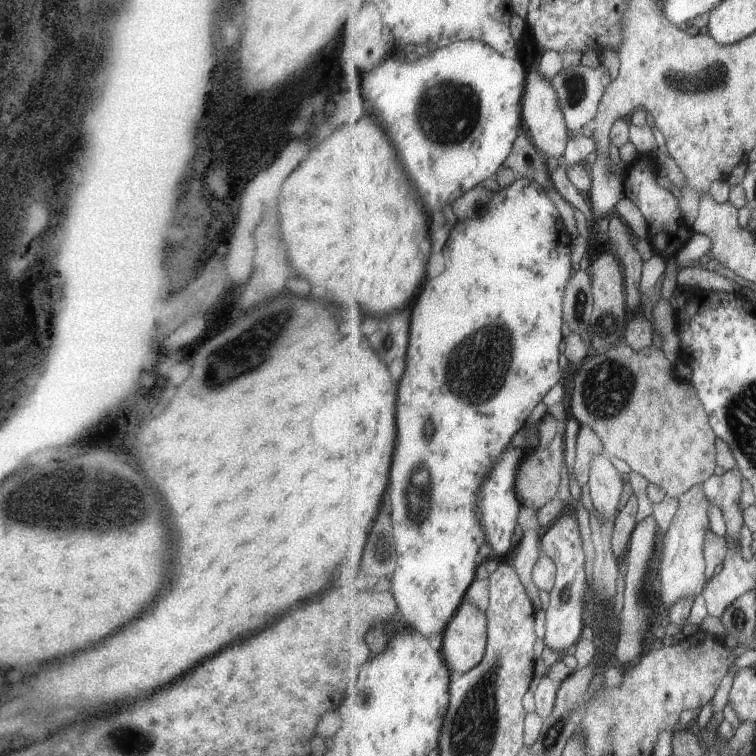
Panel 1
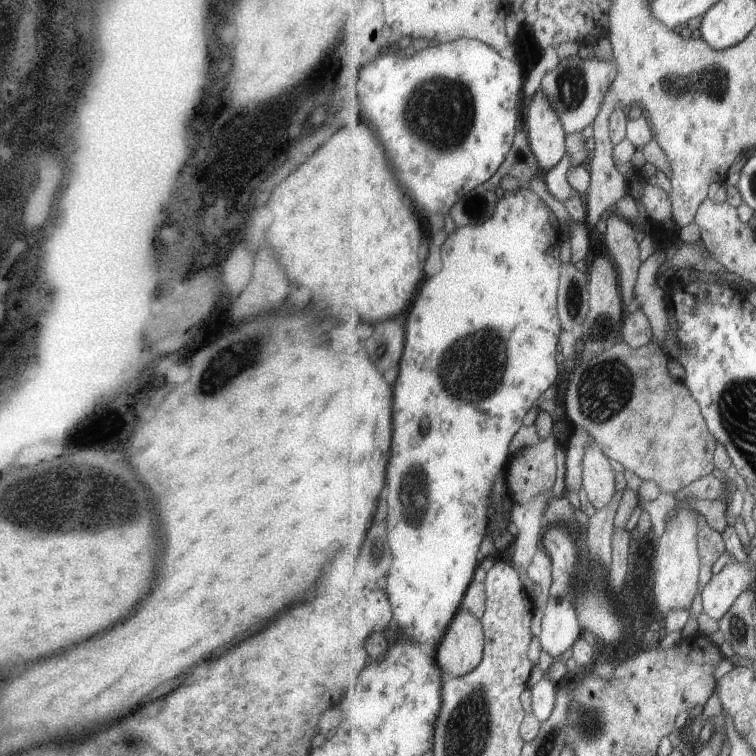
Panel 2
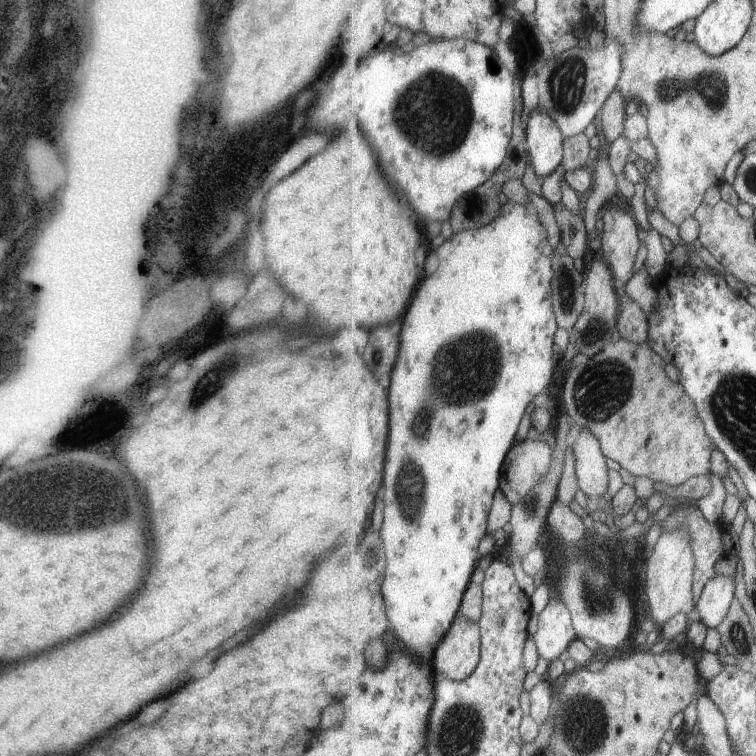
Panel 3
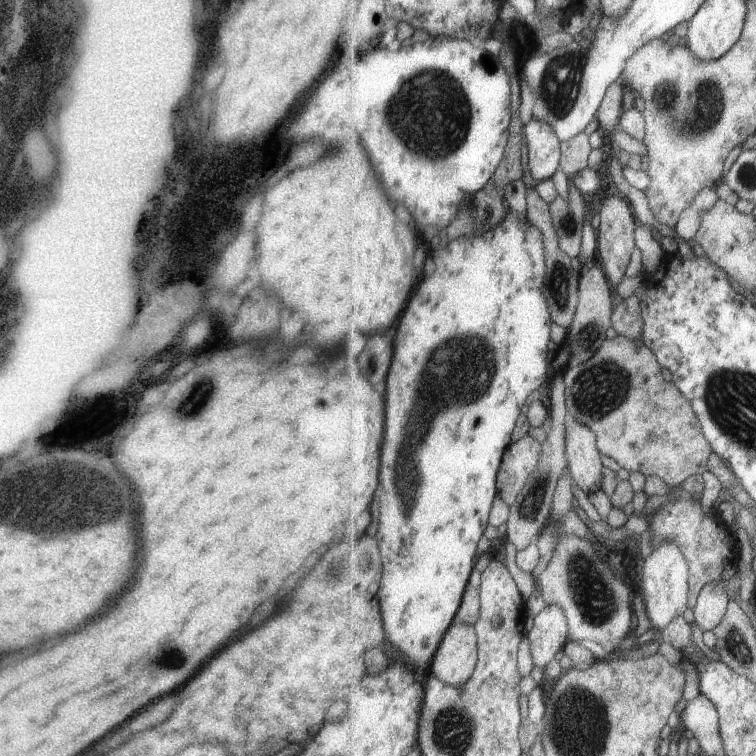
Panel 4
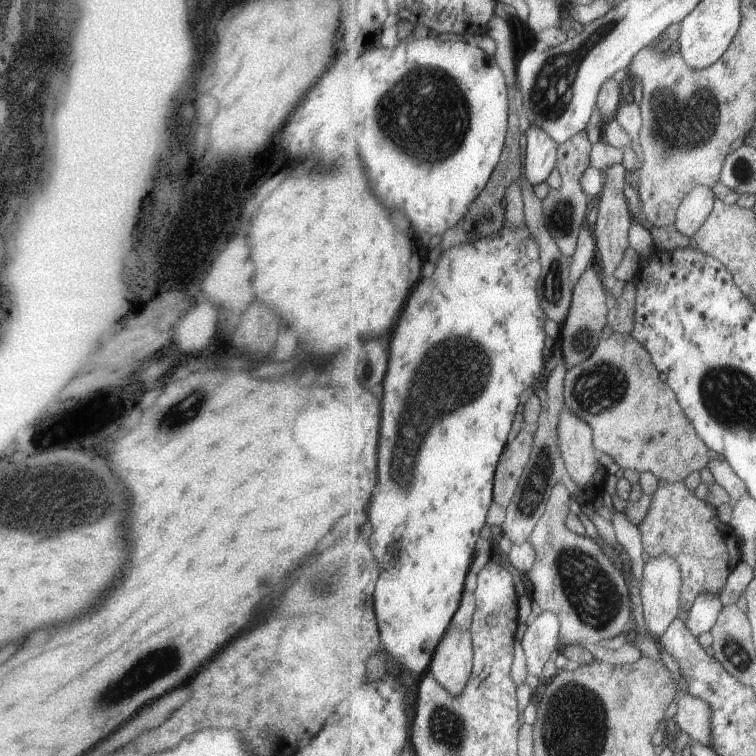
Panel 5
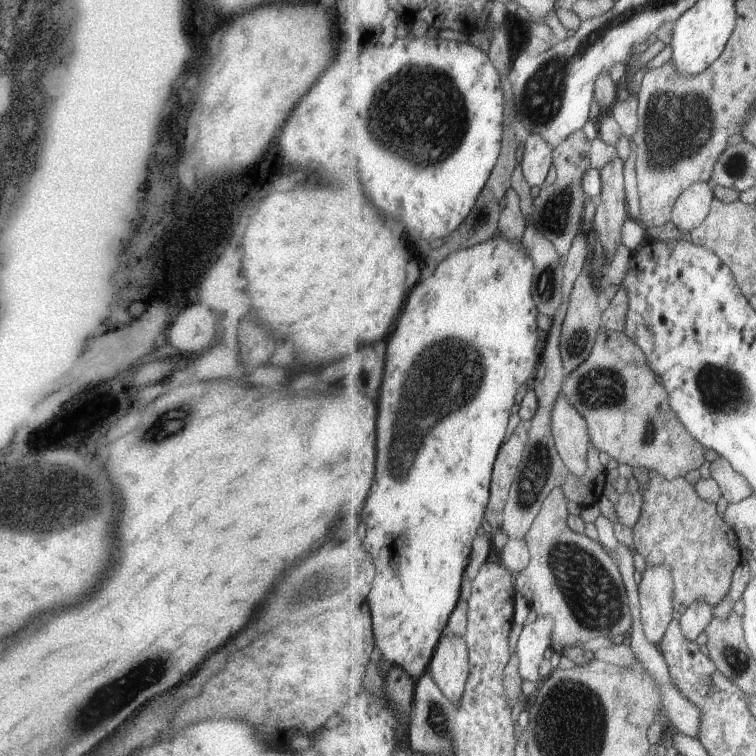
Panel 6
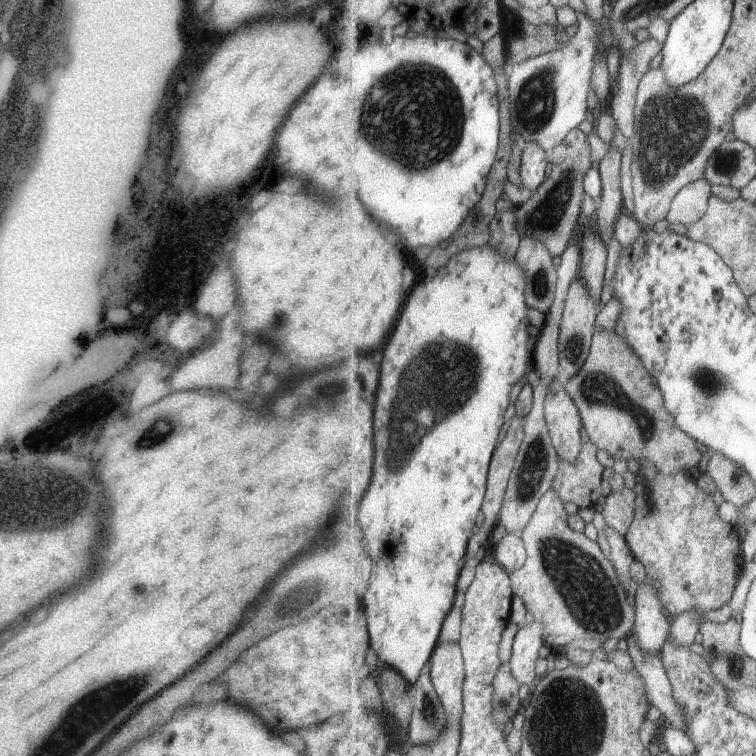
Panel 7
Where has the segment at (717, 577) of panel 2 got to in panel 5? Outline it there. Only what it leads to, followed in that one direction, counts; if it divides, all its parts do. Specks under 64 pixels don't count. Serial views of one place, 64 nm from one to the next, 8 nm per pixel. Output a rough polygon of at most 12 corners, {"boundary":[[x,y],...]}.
{"boundary":[[703,592],[688,611],[696,637],[717,624],[724,608],[717,594]]}

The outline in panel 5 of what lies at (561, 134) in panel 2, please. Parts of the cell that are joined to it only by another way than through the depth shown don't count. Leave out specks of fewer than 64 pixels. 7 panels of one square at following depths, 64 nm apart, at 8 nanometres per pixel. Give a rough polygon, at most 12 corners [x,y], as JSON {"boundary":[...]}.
{"boundary":[[541,128],[526,130],[524,175],[534,184],[551,176],[558,143]]}

